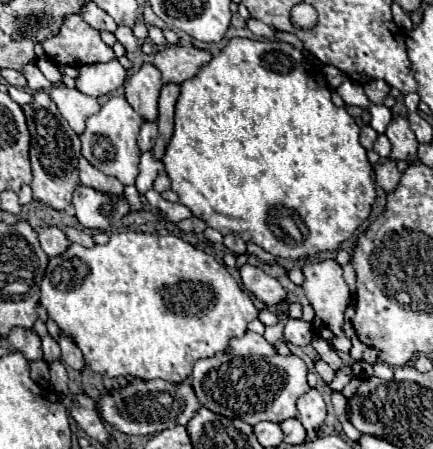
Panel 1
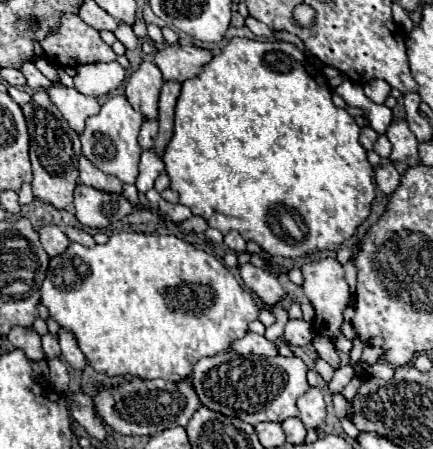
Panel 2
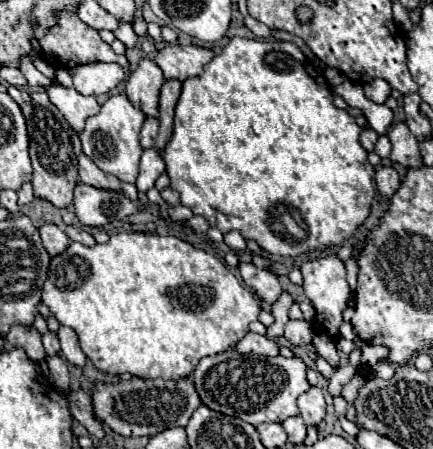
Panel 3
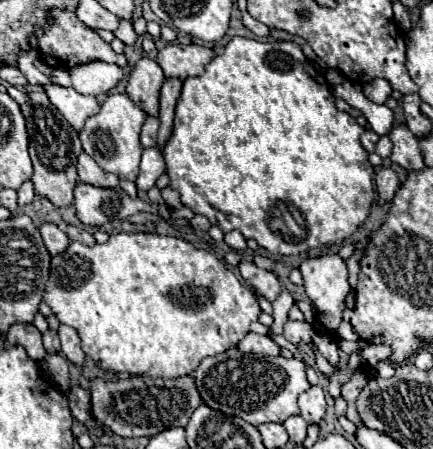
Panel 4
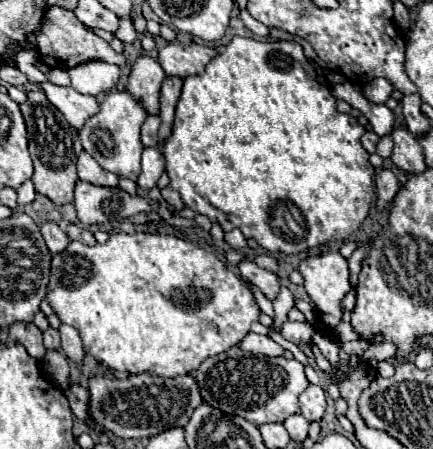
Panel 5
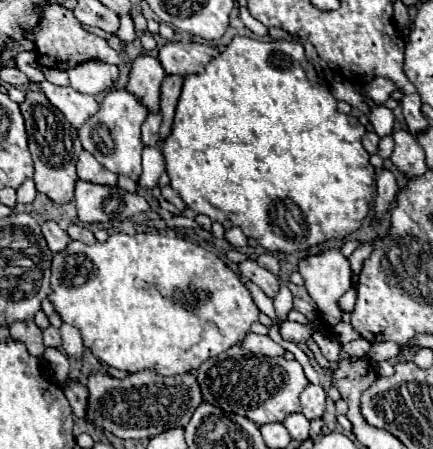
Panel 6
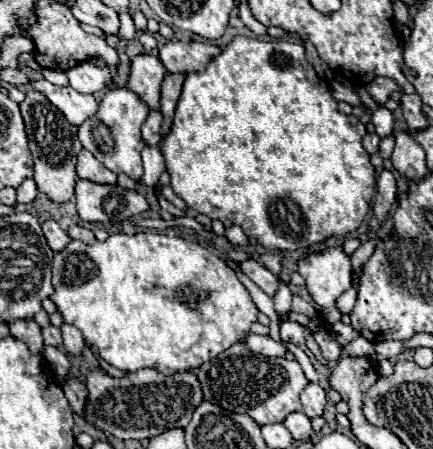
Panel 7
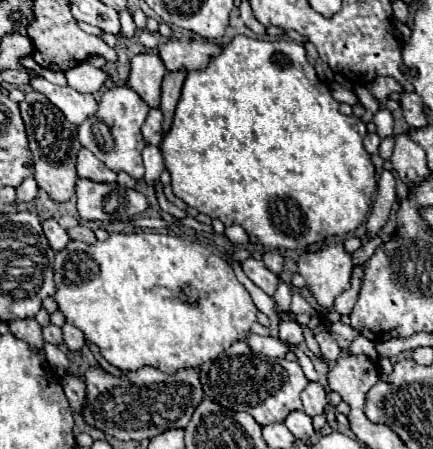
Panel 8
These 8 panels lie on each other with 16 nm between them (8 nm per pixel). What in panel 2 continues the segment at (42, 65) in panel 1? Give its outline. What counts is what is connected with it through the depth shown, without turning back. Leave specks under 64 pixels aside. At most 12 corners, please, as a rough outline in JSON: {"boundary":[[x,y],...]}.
{"boundary":[[36,57],[34,65],[53,84],[59,84],[58,69]]}

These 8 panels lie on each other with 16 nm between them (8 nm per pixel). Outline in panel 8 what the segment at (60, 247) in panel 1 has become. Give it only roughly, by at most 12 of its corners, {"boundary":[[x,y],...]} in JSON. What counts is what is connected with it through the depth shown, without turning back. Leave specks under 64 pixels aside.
{"boundary":[[58,220],[42,222],[44,234],[54,250],[70,242],[68,232]]}

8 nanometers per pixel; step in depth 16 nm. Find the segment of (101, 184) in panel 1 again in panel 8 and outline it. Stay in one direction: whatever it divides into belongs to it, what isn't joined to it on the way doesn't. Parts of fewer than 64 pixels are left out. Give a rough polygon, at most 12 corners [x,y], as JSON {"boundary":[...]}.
{"boundary":[[80,148],[80,178],[116,182],[112,172],[88,148]]}

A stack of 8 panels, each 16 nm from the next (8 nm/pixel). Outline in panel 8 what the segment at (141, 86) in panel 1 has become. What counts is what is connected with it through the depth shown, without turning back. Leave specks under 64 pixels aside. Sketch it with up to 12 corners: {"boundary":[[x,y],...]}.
{"boundary":[[154,52],[130,60],[128,84],[160,104],[166,66]]}

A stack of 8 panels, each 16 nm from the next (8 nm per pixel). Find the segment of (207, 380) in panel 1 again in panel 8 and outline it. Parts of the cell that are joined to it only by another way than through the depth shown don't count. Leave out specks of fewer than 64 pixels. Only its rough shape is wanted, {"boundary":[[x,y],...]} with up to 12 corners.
{"boundary":[[236,340],[200,366],[208,398],[262,426],[300,410],[298,362]]}

